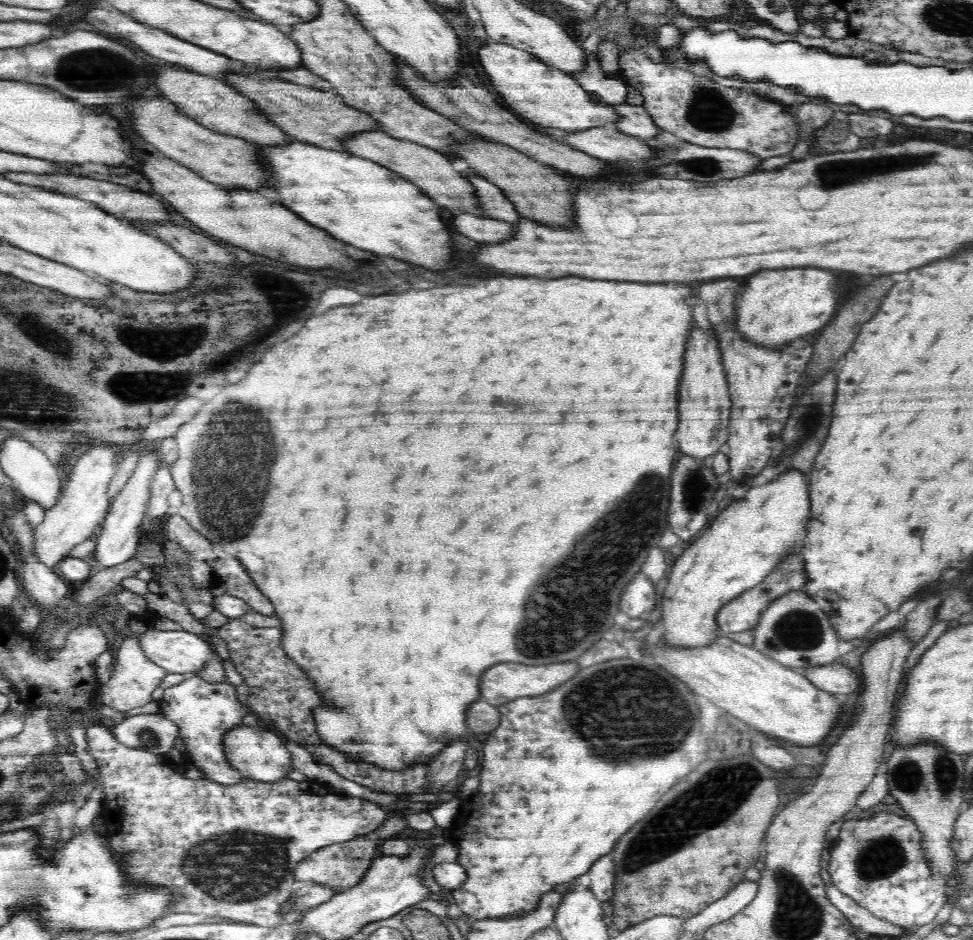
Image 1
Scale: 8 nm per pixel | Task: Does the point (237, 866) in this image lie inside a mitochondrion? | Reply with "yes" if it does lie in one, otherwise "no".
yes

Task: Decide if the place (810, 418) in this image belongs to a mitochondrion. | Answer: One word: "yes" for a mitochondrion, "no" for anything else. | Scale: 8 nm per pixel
yes

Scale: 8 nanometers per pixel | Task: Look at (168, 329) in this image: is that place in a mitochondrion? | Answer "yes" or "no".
no

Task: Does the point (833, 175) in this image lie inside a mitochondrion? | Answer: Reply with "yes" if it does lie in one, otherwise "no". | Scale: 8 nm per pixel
yes

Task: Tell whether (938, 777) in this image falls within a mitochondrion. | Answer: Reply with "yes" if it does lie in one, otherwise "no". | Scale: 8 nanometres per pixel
yes

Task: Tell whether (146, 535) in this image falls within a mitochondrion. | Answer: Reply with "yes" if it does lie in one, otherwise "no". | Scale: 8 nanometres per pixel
no

